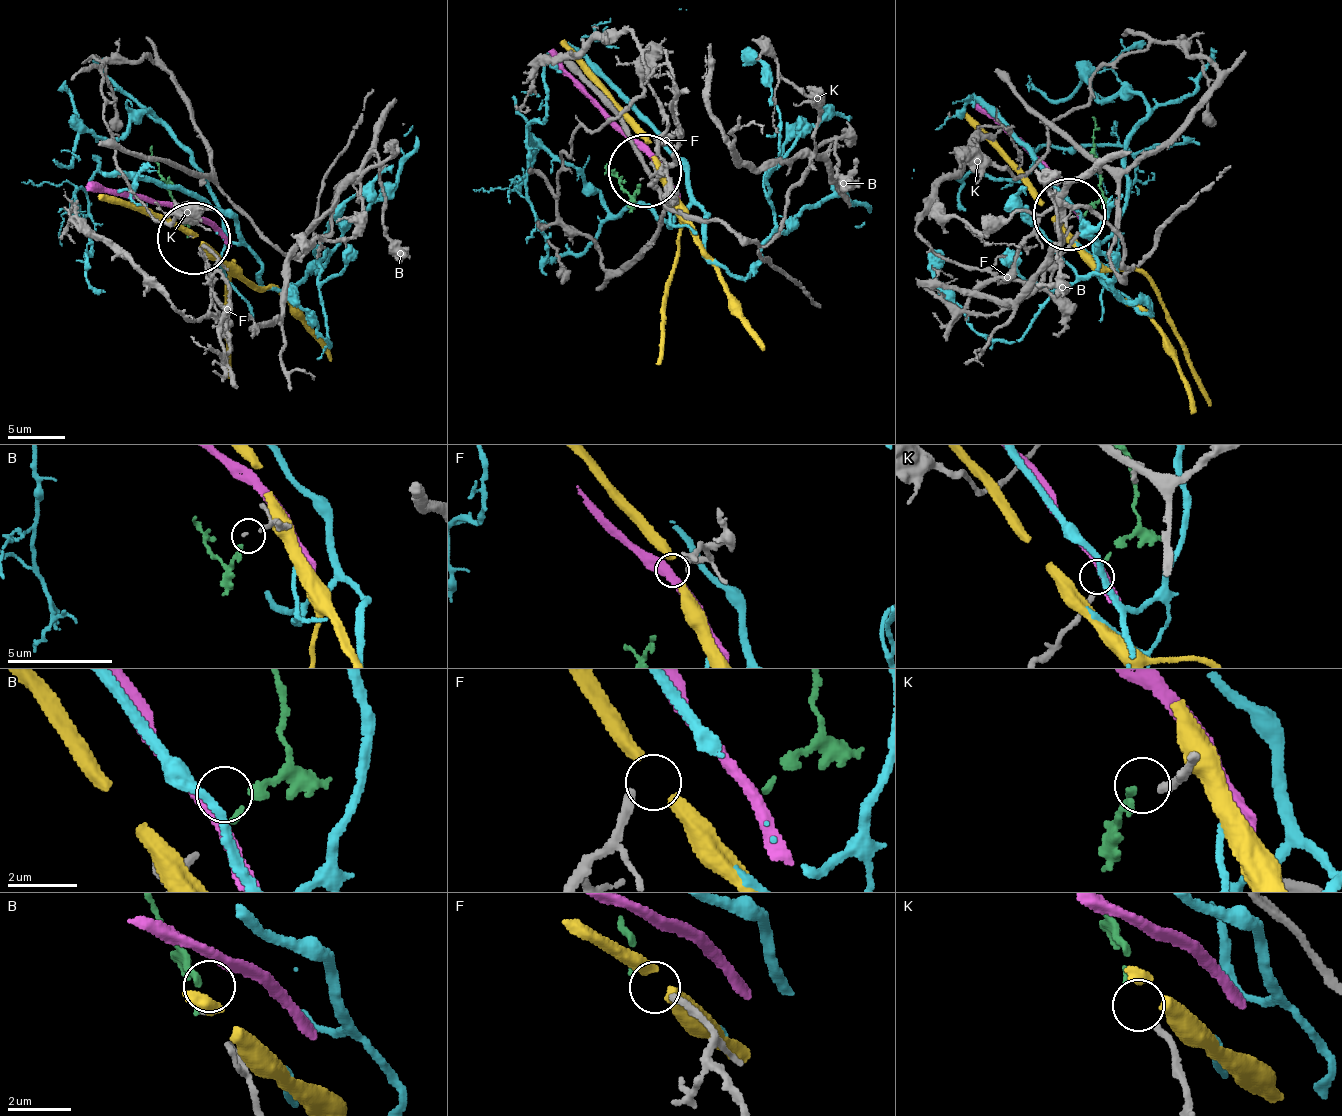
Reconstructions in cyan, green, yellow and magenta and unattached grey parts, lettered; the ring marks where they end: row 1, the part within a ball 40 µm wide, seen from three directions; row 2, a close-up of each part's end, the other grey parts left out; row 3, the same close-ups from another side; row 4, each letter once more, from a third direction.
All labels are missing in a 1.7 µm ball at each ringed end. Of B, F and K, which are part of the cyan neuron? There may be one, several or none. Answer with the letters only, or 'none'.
none

